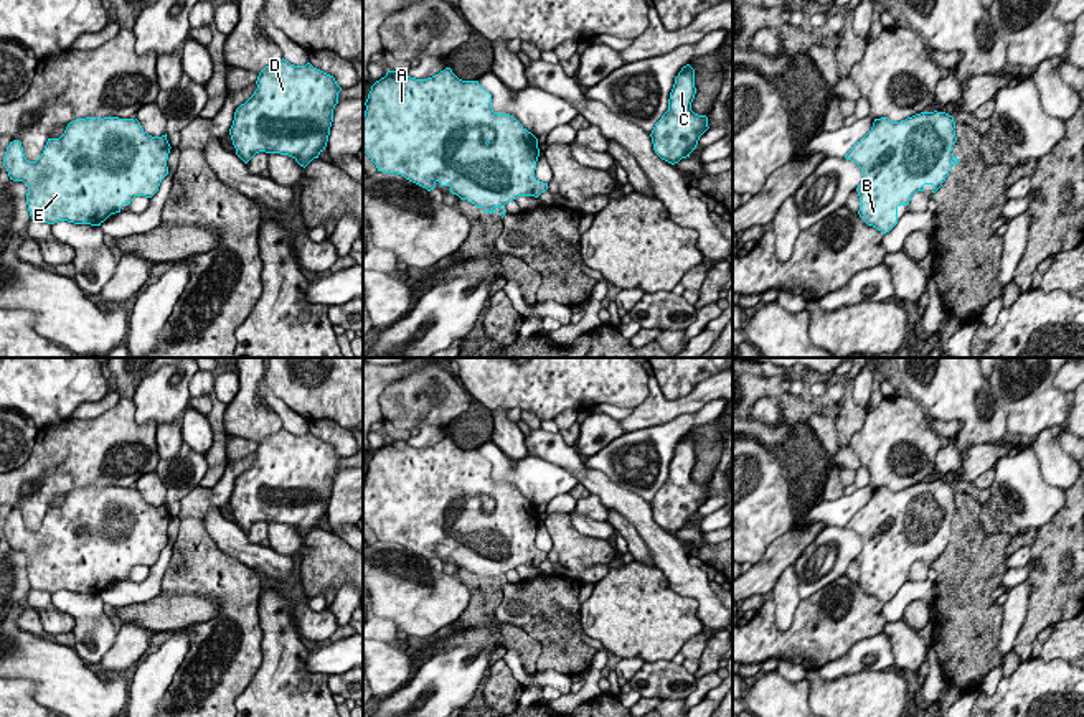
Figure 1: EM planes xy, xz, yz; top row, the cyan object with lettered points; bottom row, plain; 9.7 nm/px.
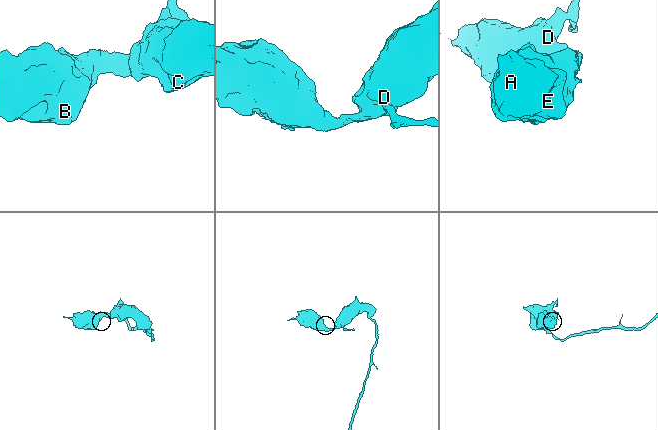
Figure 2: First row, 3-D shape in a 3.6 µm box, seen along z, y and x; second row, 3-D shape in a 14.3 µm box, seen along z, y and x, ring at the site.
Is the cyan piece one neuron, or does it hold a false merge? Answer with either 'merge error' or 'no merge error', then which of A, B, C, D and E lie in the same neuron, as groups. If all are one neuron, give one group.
no merge error | A B C D E

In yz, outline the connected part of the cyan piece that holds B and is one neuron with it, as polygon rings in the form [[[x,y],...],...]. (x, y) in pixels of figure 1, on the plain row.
[[[921,481],[901,491],[891,491],[888,486],[874,488],[871,499],[856,511],[845,524],[855,531],[863,542],[856,560],[860,565],[860,587],[881,600],[889,602],[898,593],[898,577],[909,574],[911,565],[932,554],[936,562],[954,534],[952,514],[957,511],[954,486],[945,481]]]

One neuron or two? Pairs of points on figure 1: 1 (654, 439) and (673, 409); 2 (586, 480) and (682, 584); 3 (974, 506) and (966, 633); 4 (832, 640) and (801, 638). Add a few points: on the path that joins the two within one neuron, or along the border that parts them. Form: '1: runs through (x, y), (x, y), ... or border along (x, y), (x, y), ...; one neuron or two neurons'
1: border along (700, 409), (626, 434); two neurons
2: runs through (616, 498), (645, 524), (670, 554); one neuron
3: runs through (970, 538), (966, 602); one neuron
4: runs through (824, 638), (809, 638); one neuron

